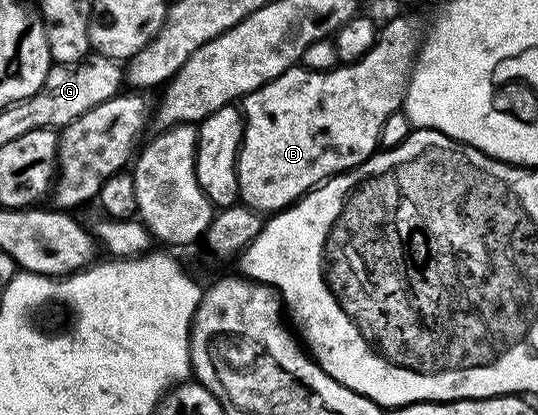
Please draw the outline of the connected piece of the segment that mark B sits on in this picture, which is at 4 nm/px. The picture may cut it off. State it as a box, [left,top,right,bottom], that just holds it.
[236,16,423,214]

